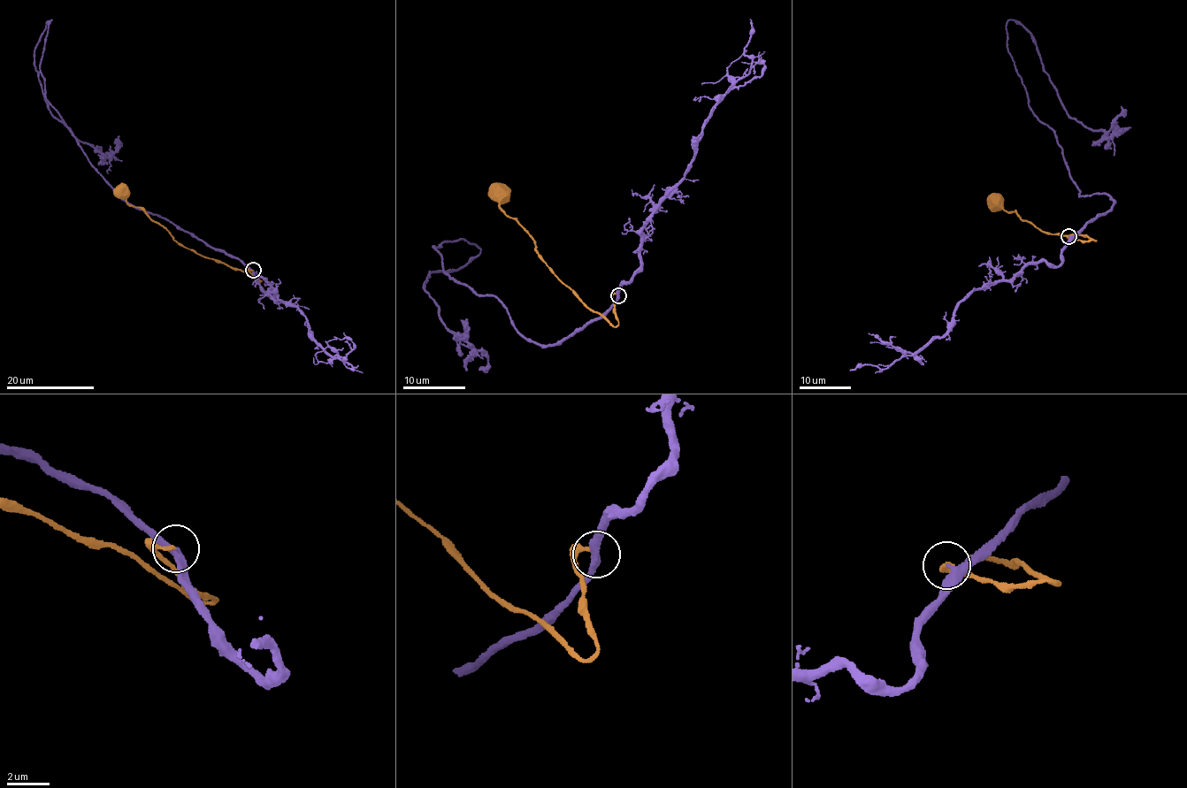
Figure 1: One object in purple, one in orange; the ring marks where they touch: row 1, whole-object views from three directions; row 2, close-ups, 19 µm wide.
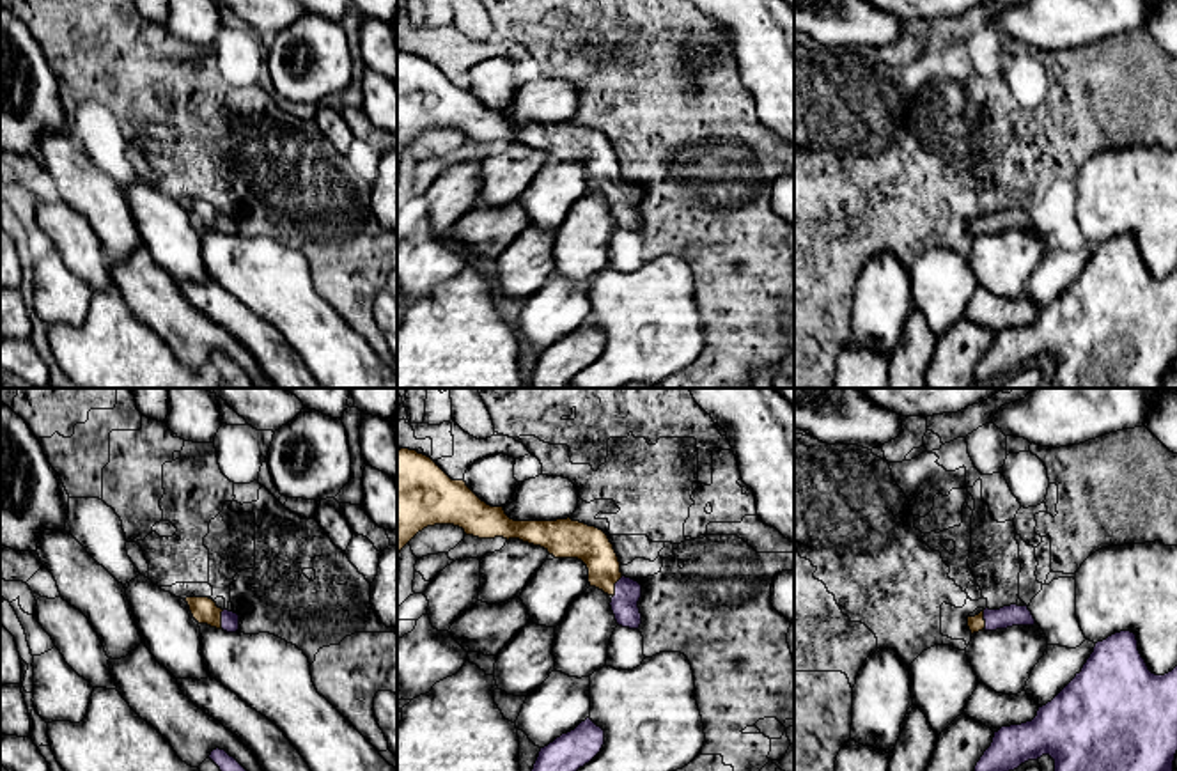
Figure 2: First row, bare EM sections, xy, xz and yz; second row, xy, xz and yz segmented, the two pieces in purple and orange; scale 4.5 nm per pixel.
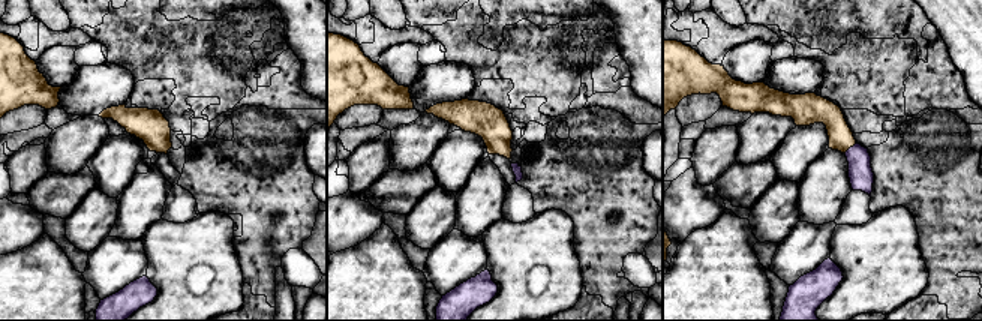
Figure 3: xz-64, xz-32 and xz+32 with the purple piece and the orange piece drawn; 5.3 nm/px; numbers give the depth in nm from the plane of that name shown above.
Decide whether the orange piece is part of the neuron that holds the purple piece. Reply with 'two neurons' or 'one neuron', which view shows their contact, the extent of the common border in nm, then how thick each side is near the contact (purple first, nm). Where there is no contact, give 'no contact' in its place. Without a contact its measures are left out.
one neuron; contact in xz; length 100 nm; calibres 130 and 160 nm

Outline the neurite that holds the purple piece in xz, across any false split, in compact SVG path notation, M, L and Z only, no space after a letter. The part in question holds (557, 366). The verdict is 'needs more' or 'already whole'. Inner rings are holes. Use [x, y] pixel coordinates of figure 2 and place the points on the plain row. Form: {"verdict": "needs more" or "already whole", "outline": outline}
{"verdict": "already whole", "outline": "M590 321L541 351L530 388L573 388L573 378L588 367L604 347L604 333Z"}

